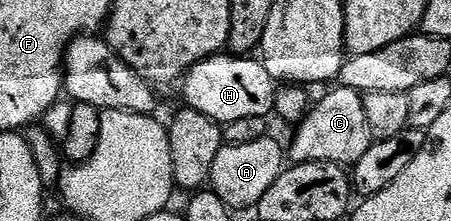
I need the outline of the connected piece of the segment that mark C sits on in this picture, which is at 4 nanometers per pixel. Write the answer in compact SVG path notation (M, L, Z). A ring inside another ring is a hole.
M335 87L332 93L325 94L320 101L318 98L312 104L307 117L299 122L294 133L291 149L289 145L289 157L294 164L332 161L344 167L354 167L357 159L369 151L373 140L369 119L365 115L363 93L356 89Z

